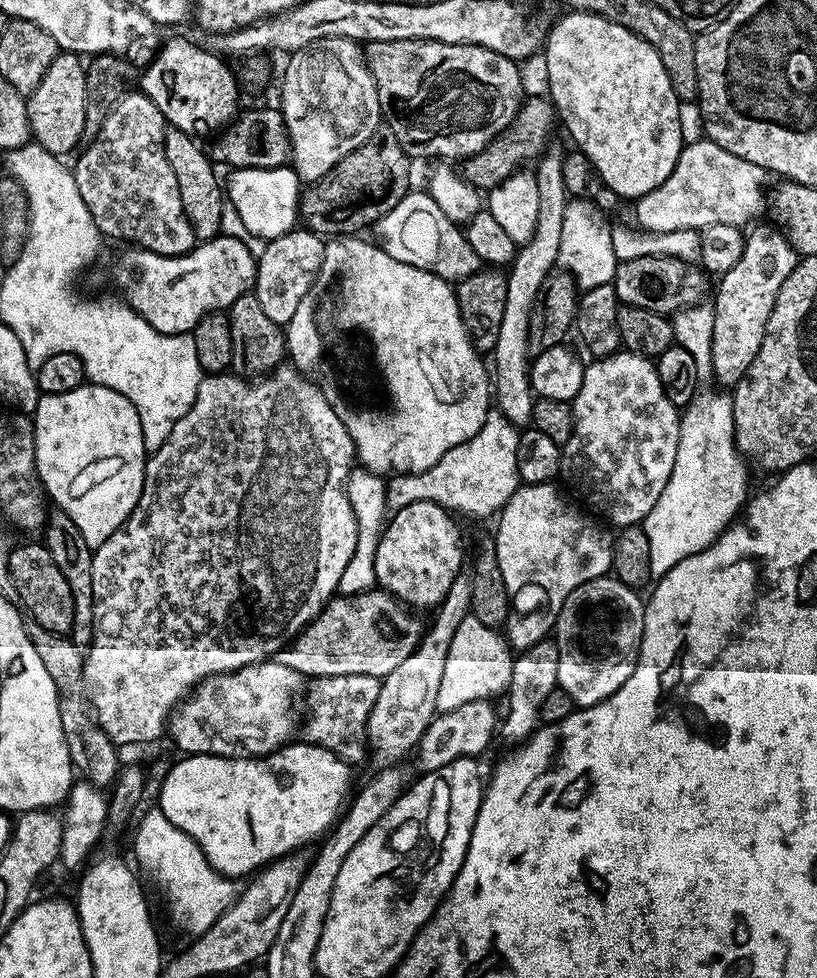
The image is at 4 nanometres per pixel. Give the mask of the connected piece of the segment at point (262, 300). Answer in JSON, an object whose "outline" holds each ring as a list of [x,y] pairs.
{"outline":[[[293,230],[263,245],[264,253],[259,253],[256,262],[256,283],[254,299],[262,306],[262,311],[275,324],[286,326],[298,310],[298,302],[306,298],[310,286],[320,272],[324,257],[325,241],[315,232]]]}

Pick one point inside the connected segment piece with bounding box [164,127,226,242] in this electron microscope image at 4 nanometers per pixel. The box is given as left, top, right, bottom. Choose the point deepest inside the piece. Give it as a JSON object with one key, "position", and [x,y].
{"position":[203,198]}

